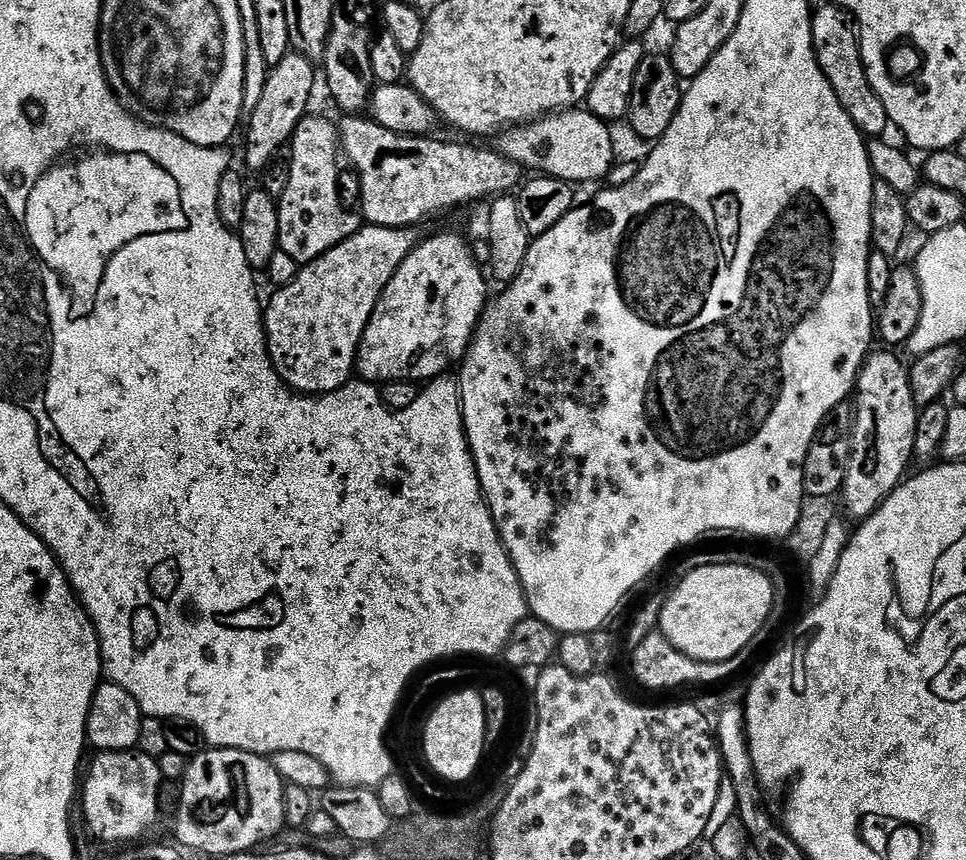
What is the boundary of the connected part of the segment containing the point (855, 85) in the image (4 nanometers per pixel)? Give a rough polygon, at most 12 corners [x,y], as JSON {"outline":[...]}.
{"outline":[[828,2],[812,45],[842,110],[866,138],[890,128],[860,53],[856,17]]}

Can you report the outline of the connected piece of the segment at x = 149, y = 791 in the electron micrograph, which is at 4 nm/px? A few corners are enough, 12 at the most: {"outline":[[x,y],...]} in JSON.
{"outline":[[100,752],[82,784],[100,840],[139,841],[155,822],[157,757]]}

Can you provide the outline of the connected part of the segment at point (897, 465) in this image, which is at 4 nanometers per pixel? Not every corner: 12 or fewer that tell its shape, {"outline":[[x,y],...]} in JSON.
{"outline":[[895,351],[854,389],[844,508],[863,522],[913,463],[918,409]]}

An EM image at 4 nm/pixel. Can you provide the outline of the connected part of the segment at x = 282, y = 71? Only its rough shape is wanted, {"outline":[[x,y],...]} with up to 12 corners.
{"outline":[[295,50],[271,65],[246,120],[244,160],[264,169],[309,115],[317,69]]}

